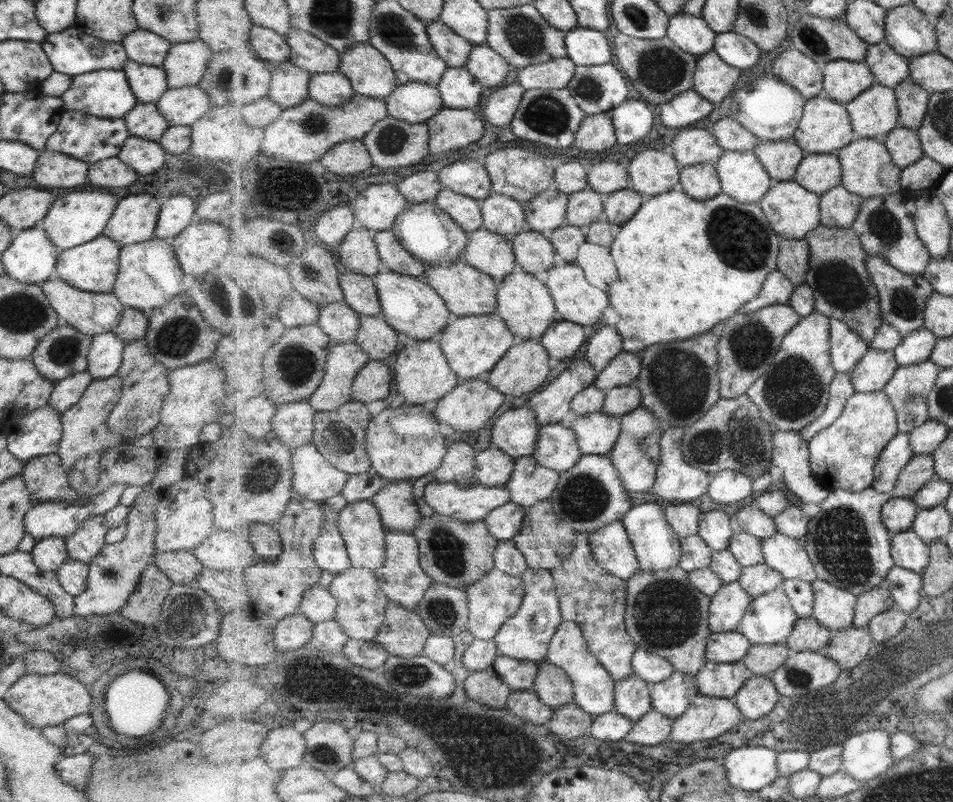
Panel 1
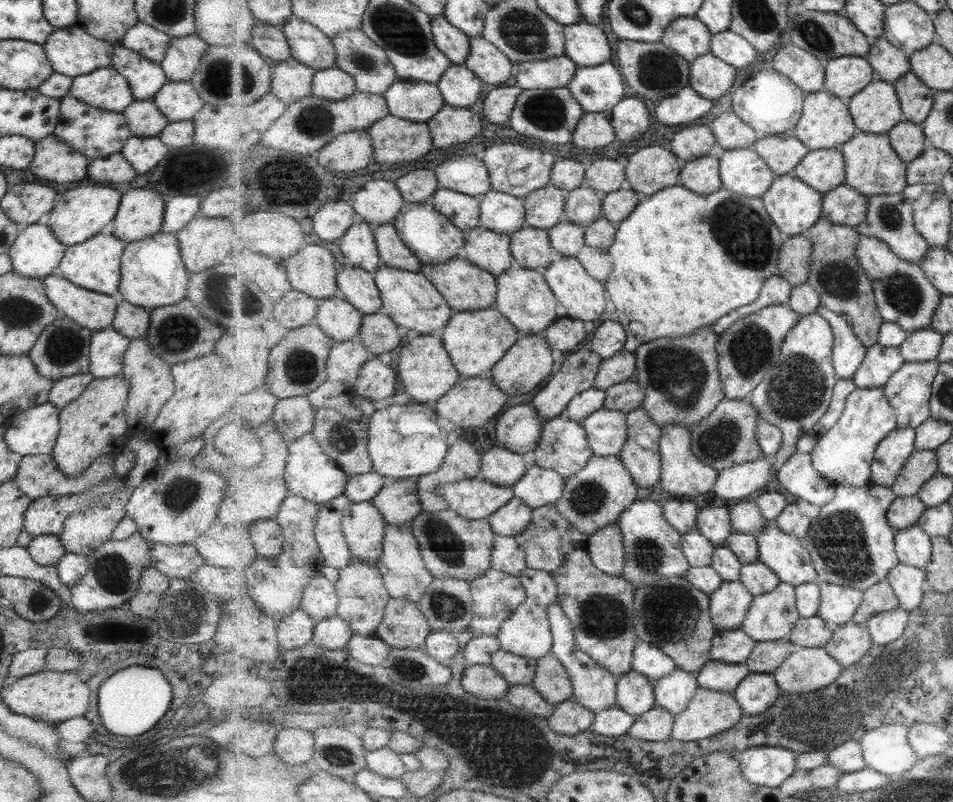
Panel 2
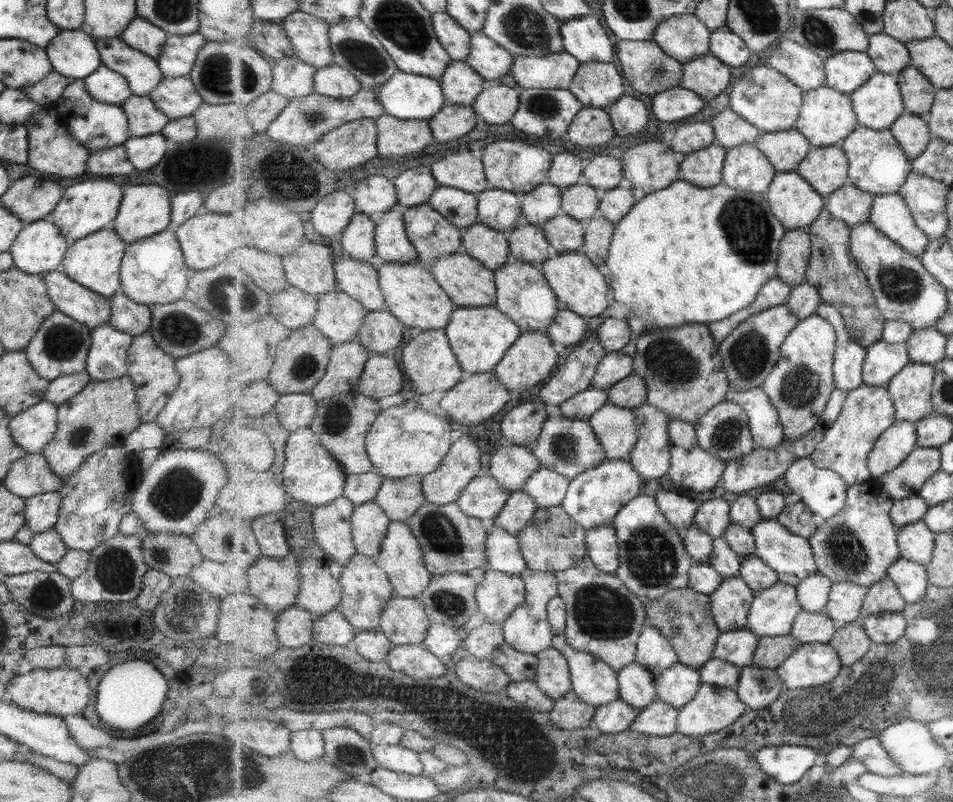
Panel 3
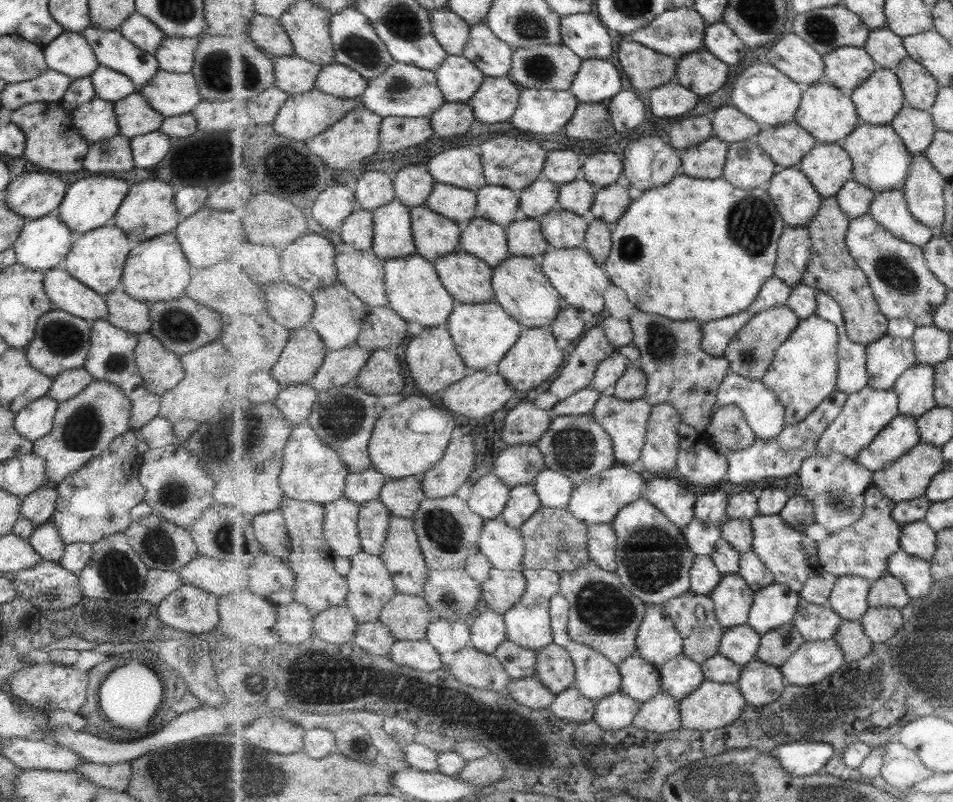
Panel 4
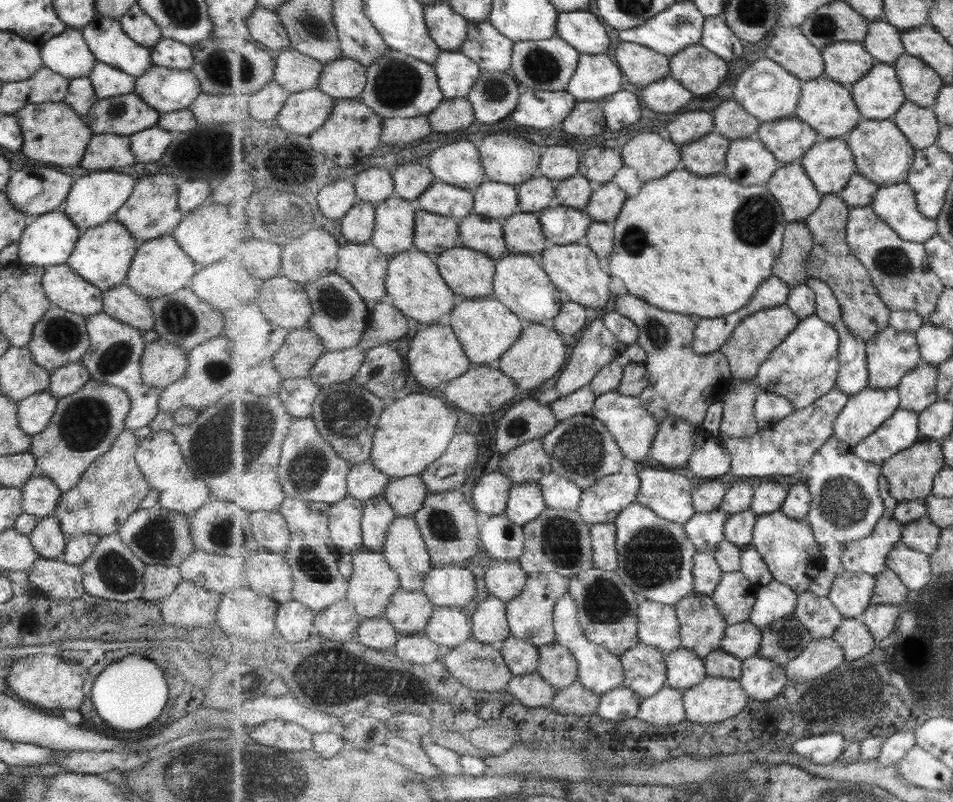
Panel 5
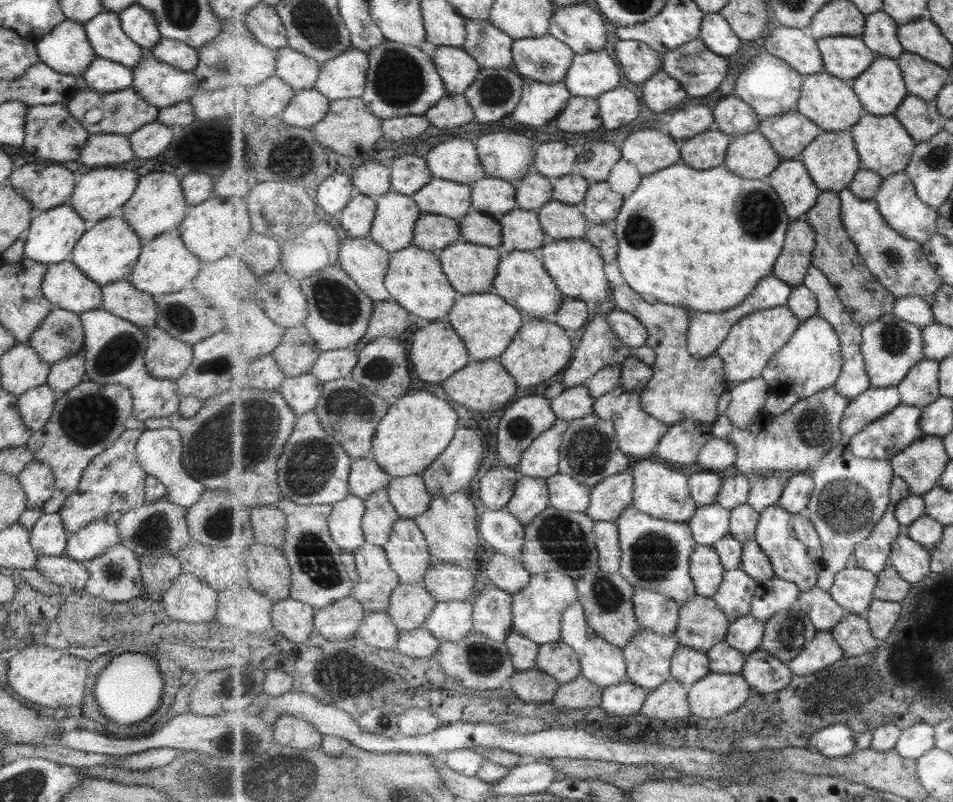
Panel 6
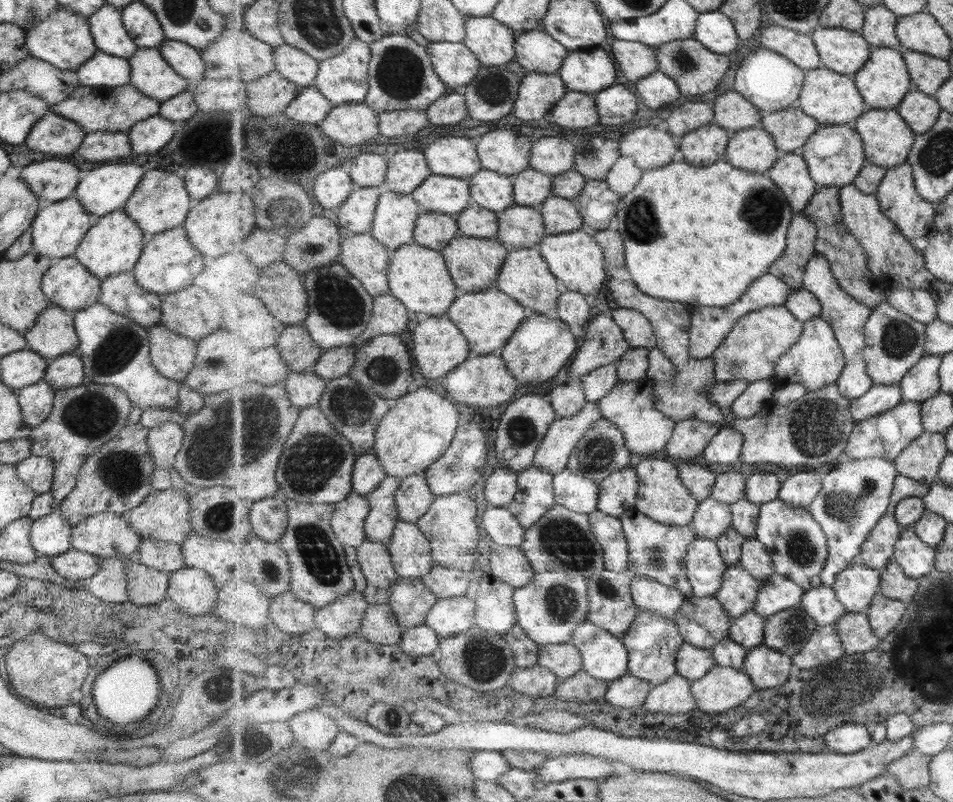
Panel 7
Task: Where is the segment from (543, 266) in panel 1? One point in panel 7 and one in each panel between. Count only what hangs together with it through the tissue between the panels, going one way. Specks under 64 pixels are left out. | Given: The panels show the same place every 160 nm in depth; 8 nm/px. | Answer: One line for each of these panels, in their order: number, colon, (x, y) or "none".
2: (531, 247)
3: (529, 243)
4: (525, 237)
5: (524, 234)
6: (521, 229)
7: (522, 226)

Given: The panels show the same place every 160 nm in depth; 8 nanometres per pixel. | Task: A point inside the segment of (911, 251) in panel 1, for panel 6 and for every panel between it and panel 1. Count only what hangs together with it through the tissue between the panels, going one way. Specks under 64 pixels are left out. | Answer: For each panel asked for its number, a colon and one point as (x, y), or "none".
2: (890, 218)
3: (891, 214)
4: (890, 208)
5: (897, 205)
6: (898, 201)

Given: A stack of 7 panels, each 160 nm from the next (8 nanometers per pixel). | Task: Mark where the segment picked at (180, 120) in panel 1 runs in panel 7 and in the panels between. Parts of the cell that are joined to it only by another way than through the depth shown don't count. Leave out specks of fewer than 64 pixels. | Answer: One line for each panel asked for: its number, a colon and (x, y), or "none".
2: (177, 101)
3: (175, 97)
4: (171, 94)
5: (165, 90)
6: (158, 84)
7: (149, 73)

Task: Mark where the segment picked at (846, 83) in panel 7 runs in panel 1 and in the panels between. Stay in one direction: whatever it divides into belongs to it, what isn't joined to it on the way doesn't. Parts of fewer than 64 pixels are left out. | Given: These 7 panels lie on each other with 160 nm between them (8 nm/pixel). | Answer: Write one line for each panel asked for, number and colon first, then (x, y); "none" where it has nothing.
1: (826, 127)
2: (827, 122)
3: (827, 118)
4: (829, 113)
5: (829, 107)
6: (832, 103)

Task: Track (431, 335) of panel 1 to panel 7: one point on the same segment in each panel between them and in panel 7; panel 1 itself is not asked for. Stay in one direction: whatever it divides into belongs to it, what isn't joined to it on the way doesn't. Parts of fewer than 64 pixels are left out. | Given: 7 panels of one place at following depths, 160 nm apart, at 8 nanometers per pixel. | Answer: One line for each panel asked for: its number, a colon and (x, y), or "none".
2: (410, 298)
3: (413, 294)
4: (415, 290)
5: (414, 281)
6: (416, 278)
7: (419, 276)

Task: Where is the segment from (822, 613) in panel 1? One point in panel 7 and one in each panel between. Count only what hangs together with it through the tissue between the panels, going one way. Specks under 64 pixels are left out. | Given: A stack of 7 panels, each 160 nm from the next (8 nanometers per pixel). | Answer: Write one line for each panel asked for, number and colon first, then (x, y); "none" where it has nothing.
2: (839, 604)
3: (846, 601)
4: (849, 598)
5: (852, 592)
6: (854, 587)
7: (856, 587)

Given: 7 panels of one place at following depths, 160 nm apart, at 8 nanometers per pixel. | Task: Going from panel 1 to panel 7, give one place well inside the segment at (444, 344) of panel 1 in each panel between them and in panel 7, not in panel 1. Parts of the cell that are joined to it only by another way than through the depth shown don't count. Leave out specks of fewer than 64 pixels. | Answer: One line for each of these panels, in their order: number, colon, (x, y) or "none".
2: (477, 340)
3: (481, 336)
4: (484, 333)
5: (488, 328)
6: (488, 324)
7: (489, 318)

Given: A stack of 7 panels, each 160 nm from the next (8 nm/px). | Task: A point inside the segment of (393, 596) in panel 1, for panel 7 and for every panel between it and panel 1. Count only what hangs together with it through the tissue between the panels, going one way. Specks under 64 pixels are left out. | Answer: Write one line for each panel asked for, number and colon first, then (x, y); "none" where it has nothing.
2: (404, 570)
3: (402, 558)
4: (403, 556)
5: (405, 548)
6: (407, 549)
7: (411, 552)

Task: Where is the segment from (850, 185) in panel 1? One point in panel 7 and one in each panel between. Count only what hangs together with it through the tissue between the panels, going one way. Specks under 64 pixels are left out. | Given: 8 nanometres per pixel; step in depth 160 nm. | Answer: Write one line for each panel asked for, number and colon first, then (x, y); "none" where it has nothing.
2: (873, 167)
3: (878, 164)
4: (882, 161)
5: (883, 154)
6: (886, 147)
7: (888, 139)

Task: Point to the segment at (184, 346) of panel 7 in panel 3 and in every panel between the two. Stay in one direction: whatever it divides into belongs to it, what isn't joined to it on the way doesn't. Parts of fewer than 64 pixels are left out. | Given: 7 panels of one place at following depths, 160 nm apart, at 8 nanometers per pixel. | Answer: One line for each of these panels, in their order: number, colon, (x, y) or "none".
3: (152, 372)
4: (160, 371)
5: (161, 364)
6: (166, 358)

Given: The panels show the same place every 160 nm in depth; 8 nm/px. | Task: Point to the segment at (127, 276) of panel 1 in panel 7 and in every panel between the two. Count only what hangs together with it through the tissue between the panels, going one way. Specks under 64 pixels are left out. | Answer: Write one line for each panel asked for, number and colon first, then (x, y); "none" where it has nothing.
2: (152, 275)
3: (152, 271)
4: (154, 270)
5: (159, 267)
6: (164, 265)
7: (167, 263)

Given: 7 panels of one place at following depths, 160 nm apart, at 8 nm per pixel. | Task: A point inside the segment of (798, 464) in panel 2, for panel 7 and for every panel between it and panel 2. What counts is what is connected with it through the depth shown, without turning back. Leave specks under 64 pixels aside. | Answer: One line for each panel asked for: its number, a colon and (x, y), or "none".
3: (823, 491)
4: (836, 485)
5: (846, 505)
6: (852, 494)
7: (856, 494)

